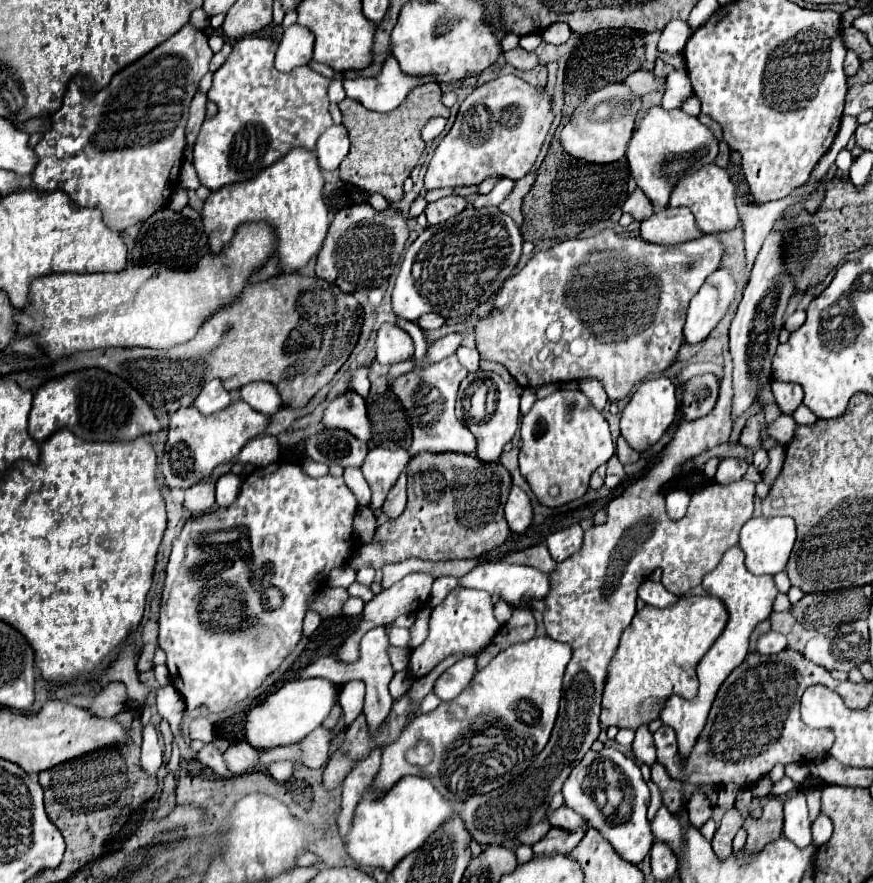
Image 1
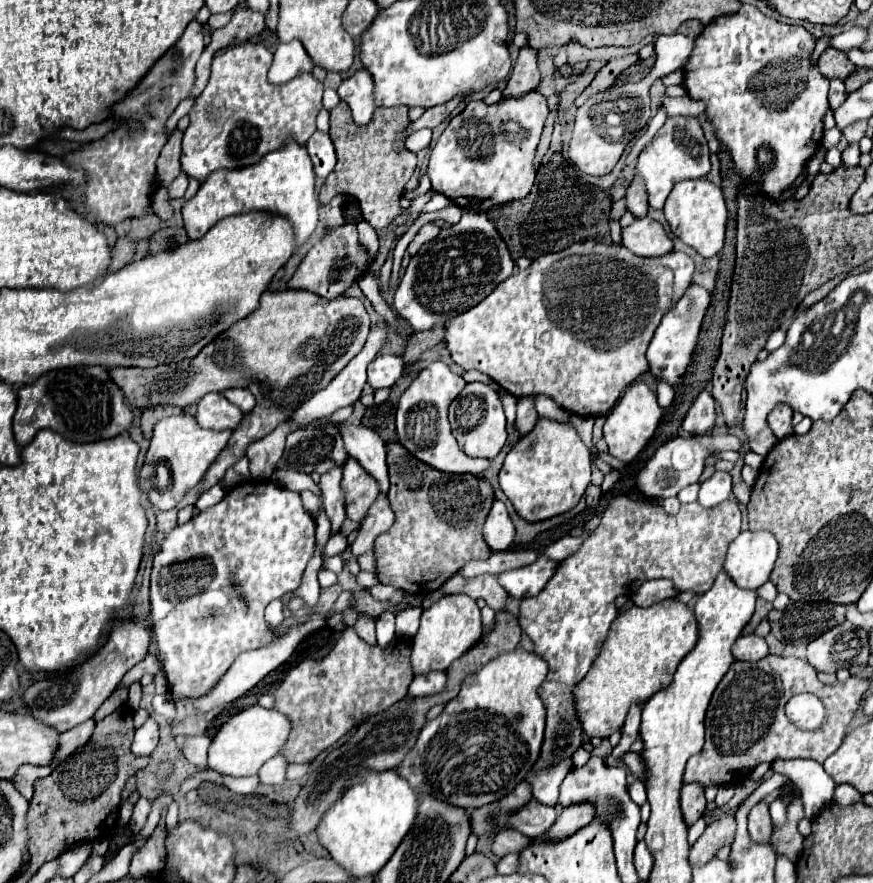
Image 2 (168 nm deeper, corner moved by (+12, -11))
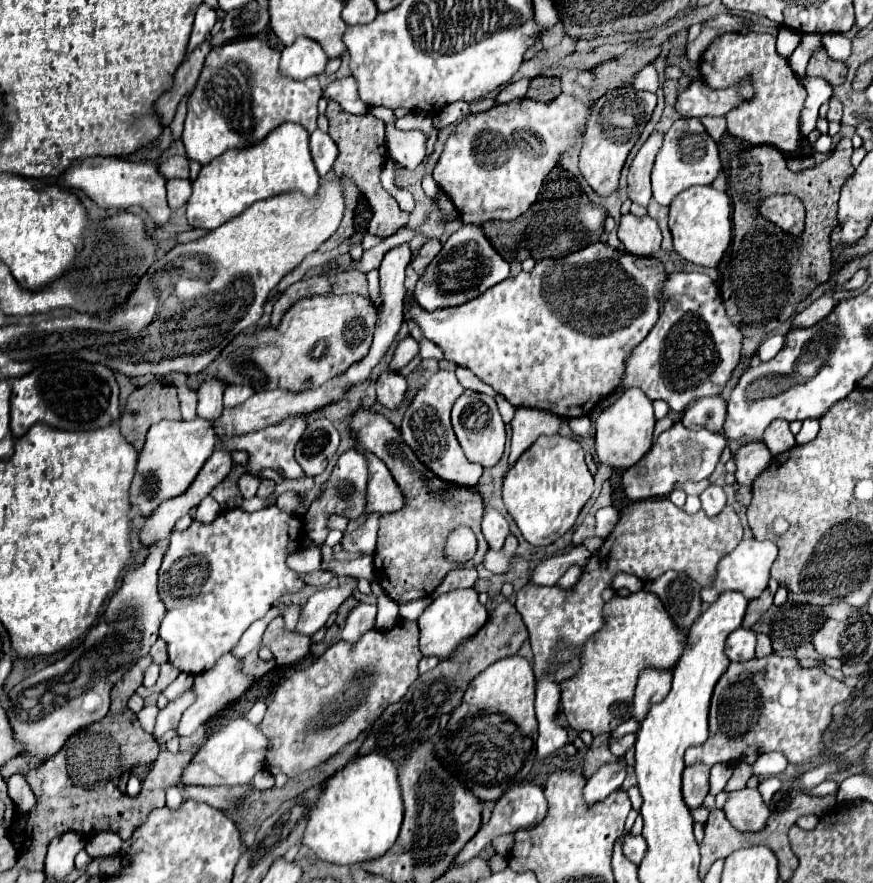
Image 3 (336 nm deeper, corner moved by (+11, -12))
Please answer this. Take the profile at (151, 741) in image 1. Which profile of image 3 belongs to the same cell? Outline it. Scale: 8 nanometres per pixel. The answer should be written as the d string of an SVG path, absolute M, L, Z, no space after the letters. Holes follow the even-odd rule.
M192 689L190 691L186 691L184 695L180 695L178 699L174 699L174 701L170 701L160 713L158 713L158 717L156 717L156 725L154 725L154 731L152 731L152 735L156 737L156 739L160 739L166 731L170 731L170 729L174 729L176 725L178 725L178 721L180 721L180 715L182 715L182 711L191 705L196 699L196 694Z

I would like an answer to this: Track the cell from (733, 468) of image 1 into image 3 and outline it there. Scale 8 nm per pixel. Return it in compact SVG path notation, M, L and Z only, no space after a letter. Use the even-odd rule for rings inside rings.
M708 485L708 489L700 495L702 509L706 515L718 515L726 505L726 493L720 485Z

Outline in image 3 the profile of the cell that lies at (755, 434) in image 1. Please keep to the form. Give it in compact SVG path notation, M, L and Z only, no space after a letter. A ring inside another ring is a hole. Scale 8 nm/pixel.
M842 137L830 157L804 171L792 173L786 167L786 157L772 145L756 145L732 159L728 195L732 199L734 237L730 247L730 263L722 275L722 297L730 321L742 333L742 355L732 373L732 379L750 367L758 345L794 313L818 285L830 275L830 233L838 225L838 197L842 185L854 175L850 163L852 143ZM770 195L794 195L806 207L806 227L798 237L786 235L778 225L766 221L758 213L758 205Z

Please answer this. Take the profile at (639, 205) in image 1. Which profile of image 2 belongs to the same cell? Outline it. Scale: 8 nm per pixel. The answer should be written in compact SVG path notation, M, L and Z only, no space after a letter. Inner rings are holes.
M639 176L633 178L633 182L629 184L629 192L625 196L627 200L627 210L633 212L637 218L645 218L647 216L647 190L645 190L645 184Z

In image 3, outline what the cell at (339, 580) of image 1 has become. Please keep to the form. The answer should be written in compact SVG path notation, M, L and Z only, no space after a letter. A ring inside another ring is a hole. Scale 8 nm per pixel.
M312 547L312 549L300 549L298 553L292 553L288 557L288 565L290 569L298 571L298 573L312 573L312 571L318 571L320 569L320 553L316 551L318 547Z

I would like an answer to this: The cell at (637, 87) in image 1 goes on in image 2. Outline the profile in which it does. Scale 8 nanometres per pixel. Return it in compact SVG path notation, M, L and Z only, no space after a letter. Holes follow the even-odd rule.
M691 96L683 98L663 98L663 106L667 110L667 116L699 116L705 112L705 102L695 100Z

